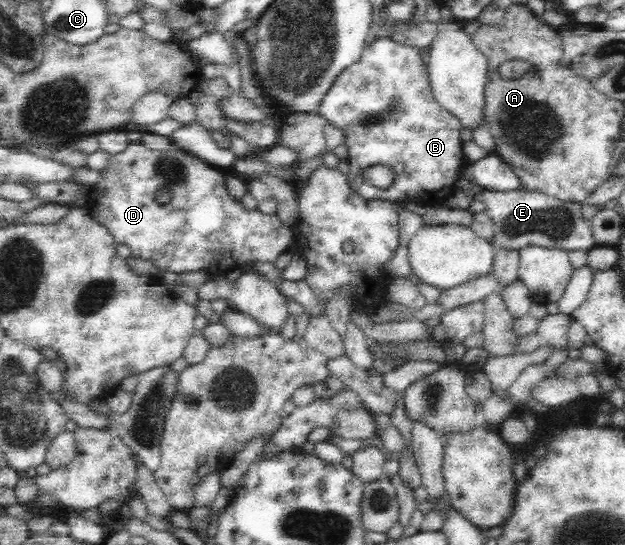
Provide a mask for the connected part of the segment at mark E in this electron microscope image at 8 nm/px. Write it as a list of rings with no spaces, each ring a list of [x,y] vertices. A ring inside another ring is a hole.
[[[523,188],[510,191],[484,189],[480,193],[484,212],[492,220],[493,230],[490,244],[494,253],[520,252],[529,246],[574,251],[590,249],[596,243],[590,234],[590,223],[581,215],[581,203],[561,201],[538,191]]]

